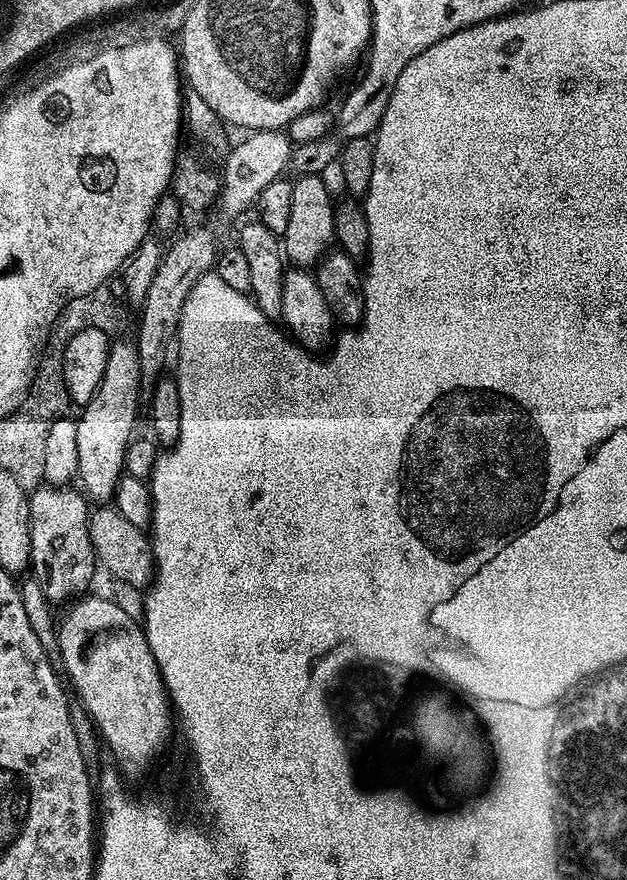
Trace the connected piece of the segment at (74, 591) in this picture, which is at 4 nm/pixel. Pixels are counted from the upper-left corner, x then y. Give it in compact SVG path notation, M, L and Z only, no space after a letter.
M39 486L31 489L28 505L31 575L41 584L46 599L53 605L63 605L69 598L87 593L92 575L98 572L88 533L89 501L83 491L72 486Z

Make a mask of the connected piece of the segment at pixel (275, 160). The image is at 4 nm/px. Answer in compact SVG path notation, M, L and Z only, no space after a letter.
M279 129L249 133L248 138L240 141L228 154L223 170L220 170L221 185L218 209L224 220L240 216L248 207L257 203L262 190L272 181L279 179L291 163L294 151L290 138Z

